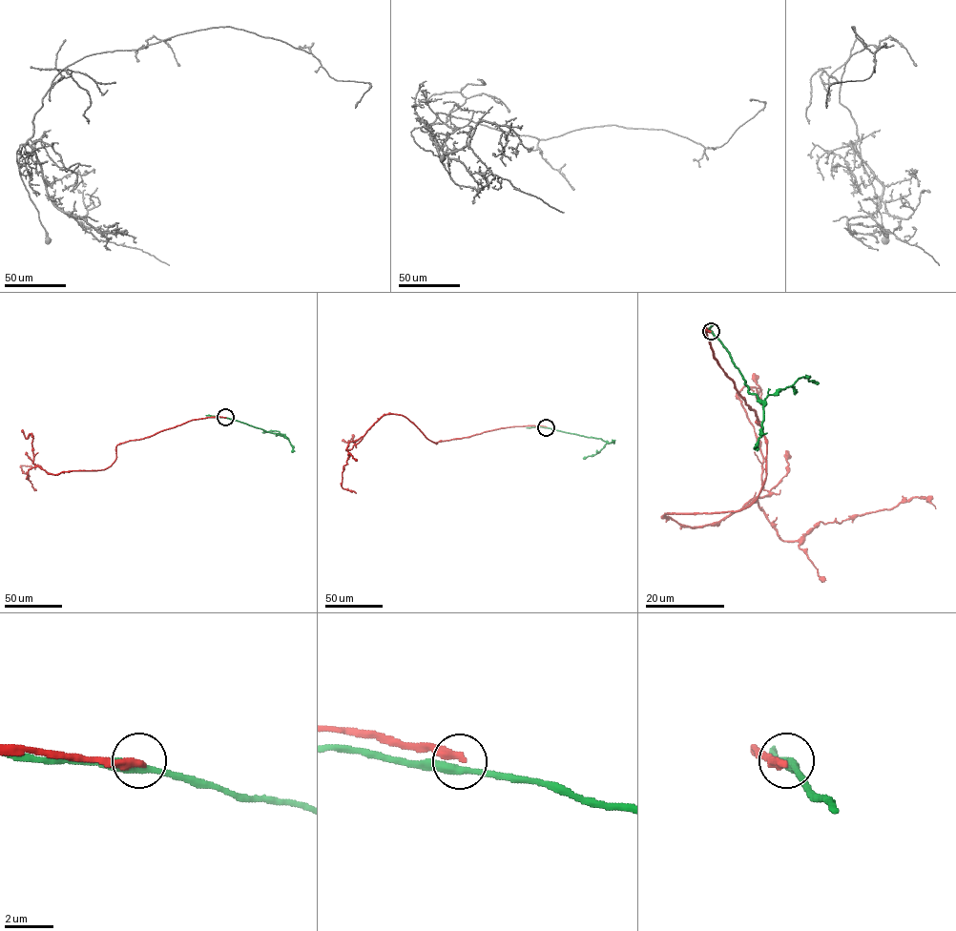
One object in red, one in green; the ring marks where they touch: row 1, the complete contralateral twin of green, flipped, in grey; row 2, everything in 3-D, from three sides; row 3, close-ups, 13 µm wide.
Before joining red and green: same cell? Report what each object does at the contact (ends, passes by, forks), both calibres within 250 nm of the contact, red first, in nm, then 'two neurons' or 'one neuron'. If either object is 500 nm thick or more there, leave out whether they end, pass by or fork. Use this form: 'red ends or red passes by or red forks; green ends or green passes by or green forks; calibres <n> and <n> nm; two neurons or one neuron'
red ends; green passes by; calibres 360 and 360 nm; two neurons

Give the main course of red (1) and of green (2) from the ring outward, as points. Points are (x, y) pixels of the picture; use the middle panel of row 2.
1: (546, 427), (511, 426), (436, 444), (405, 417), (384, 414), (346, 448), (348, 458), (341, 486), (356, 493)
2: (546, 427), (600, 438), (607, 443), (598, 452), (583, 458)

